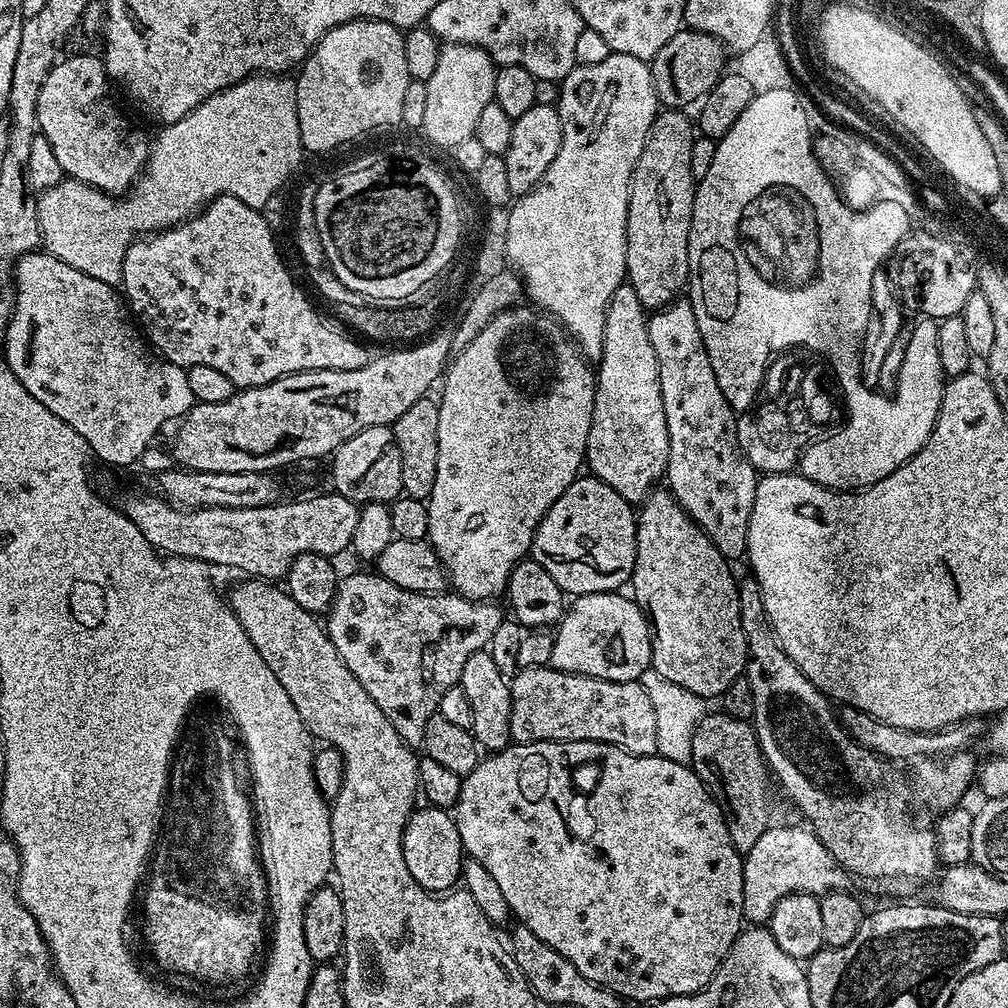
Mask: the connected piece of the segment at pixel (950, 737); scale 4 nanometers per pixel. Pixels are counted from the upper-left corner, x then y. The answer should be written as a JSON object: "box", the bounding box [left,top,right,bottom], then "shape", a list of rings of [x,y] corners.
{"box":[838,705,986,762],"shape":[[[843,705],[838,712],[840,725],[855,738],[863,748],[878,752],[885,759],[894,762],[899,760],[917,760],[921,758],[936,758],[941,755],[949,755],[956,751],[965,749],[971,740],[980,737],[985,733],[986,724],[979,715],[968,716],[964,720],[958,720],[952,724],[948,724],[942,729],[933,732],[920,732],[906,730],[902,727],[890,726],[881,720],[875,719],[872,715],[866,714],[857,708]]]}

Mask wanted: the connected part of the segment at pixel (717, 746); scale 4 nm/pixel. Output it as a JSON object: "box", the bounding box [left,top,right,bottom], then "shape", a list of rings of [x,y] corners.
{"box":[690,710,770,854],"shape":[[[716,710],[716,713],[706,714],[700,719],[700,723],[696,725],[694,730],[694,738],[692,739],[692,763],[690,765],[696,777],[708,787],[708,793],[716,800],[716,805],[722,810],[724,821],[726,822],[726,830],[730,830],[730,842],[734,842],[736,849],[741,854],[750,850],[750,846],[754,846],[754,842],[758,842],[758,838],[762,838],[762,834],[770,826],[770,819],[768,820],[768,780],[770,784],[770,773],[767,764],[764,763],[764,755],[760,752],[760,743],[756,741],[756,729],[747,720],[739,720],[733,716],[724,715],[723,711]]]}

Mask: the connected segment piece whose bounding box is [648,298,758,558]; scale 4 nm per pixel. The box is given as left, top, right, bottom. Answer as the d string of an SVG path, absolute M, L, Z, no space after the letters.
M680 298L659 311L653 311L648 317L648 333L650 346L654 346L654 354L658 358L662 406L666 410L666 426L670 438L667 487L684 507L684 513L707 534L710 542L714 542L716 549L725 558L743 557L748 550L748 518L754 504L758 472L740 448L736 437L737 413L733 412L718 386L718 378L702 342L691 303Z

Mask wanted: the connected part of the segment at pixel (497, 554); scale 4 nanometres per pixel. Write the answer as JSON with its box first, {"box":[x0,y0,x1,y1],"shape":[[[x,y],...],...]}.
{"box":[426,306,596,602],"shape":[[[511,306],[499,311],[491,321],[481,327],[475,338],[451,357],[443,377],[444,393],[438,396],[440,413],[438,414],[438,470],[434,474],[432,493],[426,501],[428,505],[427,541],[444,563],[447,579],[457,593],[477,602],[487,601],[505,591],[508,587],[508,575],[516,561],[532,547],[532,534],[537,524],[548,513],[548,508],[577,479],[586,457],[586,438],[592,421],[592,411],[596,401],[596,378],[594,368],[580,351],[575,340],[566,331],[563,324],[554,316],[535,307]]]}

